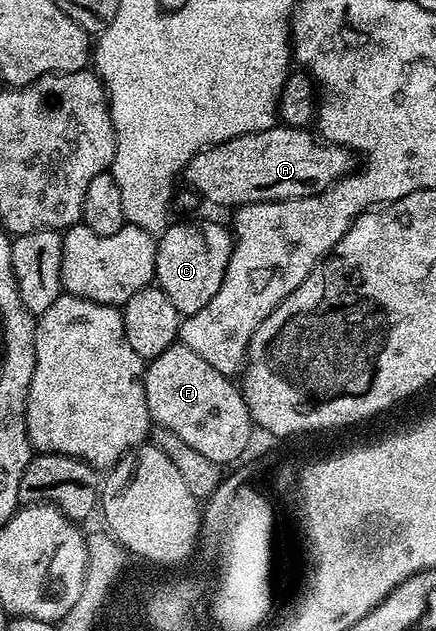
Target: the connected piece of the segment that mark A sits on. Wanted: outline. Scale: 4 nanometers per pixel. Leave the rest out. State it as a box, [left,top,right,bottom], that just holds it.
[186,124,352,208]

